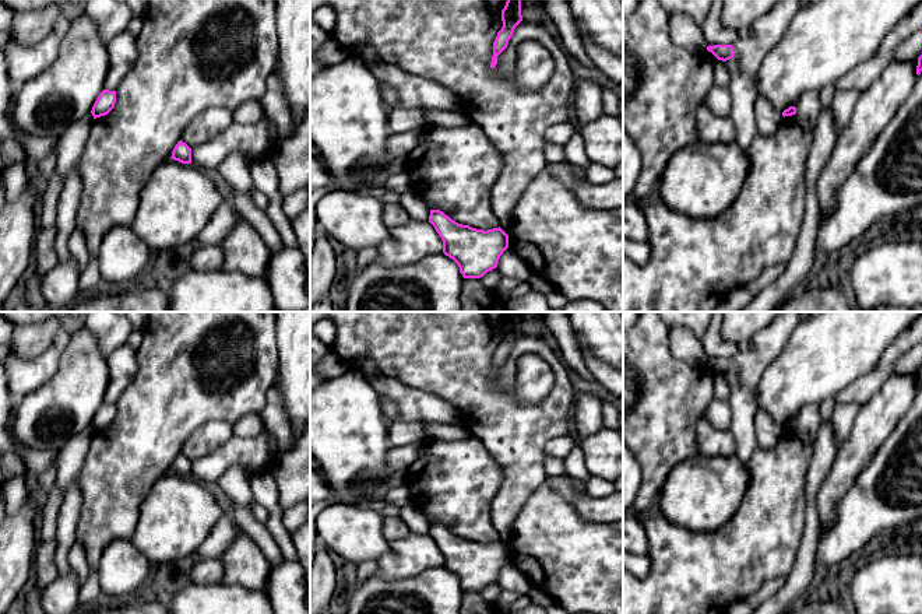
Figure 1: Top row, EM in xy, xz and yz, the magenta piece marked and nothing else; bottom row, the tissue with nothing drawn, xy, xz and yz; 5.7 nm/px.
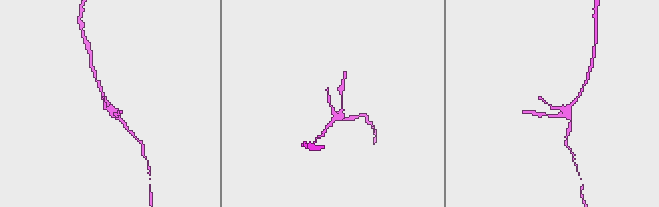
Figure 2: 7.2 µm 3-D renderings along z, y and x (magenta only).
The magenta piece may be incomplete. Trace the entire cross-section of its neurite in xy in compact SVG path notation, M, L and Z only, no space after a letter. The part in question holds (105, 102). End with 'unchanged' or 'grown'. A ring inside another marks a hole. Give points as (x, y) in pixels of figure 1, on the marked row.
M103 90L92 106L94 119L108 115L116 103L116 91Z | unchanged

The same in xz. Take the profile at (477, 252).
M430 210L429 222L443 241L443 253L458 264L464 278L481 278L496 269L508 248L508 235L500 227L476 229L455 222L440 210Z | unchanged

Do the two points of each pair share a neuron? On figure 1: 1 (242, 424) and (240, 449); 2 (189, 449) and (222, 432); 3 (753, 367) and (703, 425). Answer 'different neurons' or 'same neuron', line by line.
1: different neurons
2: same neuron
3: different neurons

